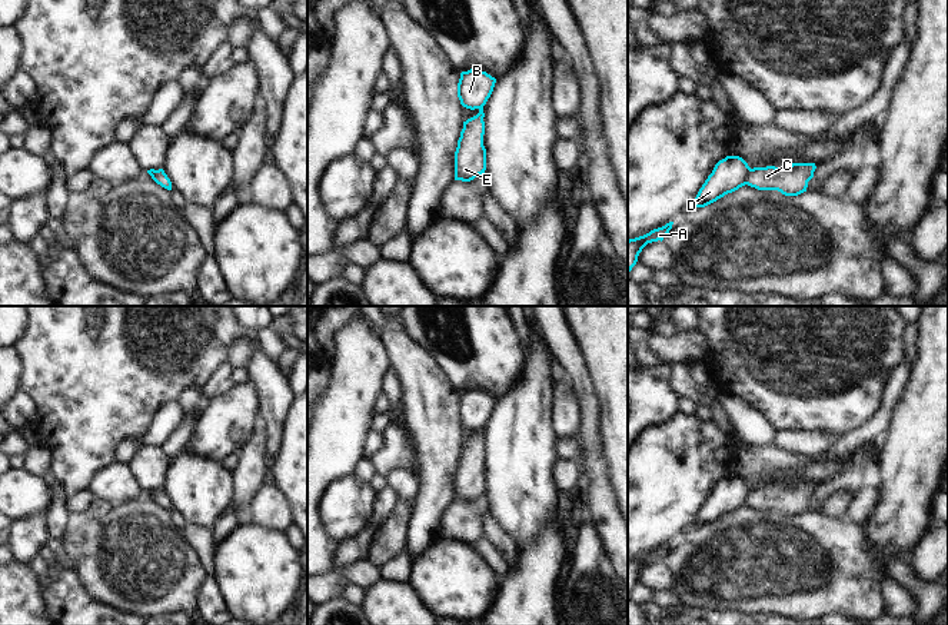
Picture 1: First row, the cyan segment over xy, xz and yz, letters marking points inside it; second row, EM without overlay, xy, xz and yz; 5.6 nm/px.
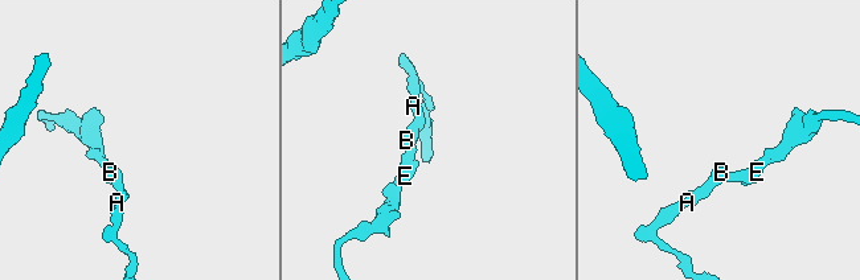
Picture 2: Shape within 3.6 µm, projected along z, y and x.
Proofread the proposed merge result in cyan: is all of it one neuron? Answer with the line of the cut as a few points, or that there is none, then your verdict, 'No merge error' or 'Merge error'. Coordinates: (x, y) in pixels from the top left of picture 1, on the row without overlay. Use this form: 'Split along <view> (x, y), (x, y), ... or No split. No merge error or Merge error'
Split along yz (751, 489), (745, 504). Merge error.

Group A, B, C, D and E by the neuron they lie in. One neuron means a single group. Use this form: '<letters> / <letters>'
A B D / C E

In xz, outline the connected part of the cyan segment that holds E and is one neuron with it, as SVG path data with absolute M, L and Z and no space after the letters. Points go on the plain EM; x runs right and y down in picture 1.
M479 429L476 436L463 442L455 472L455 501L470 502L486 491L483 438L483 429Z

